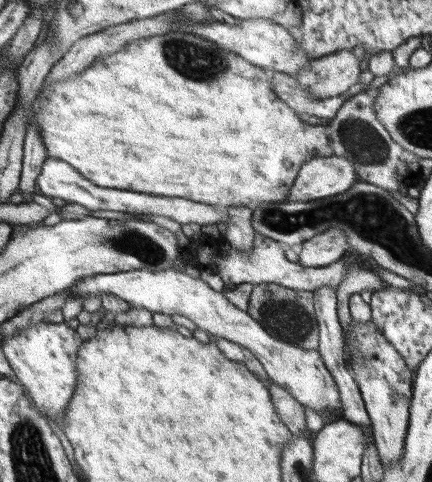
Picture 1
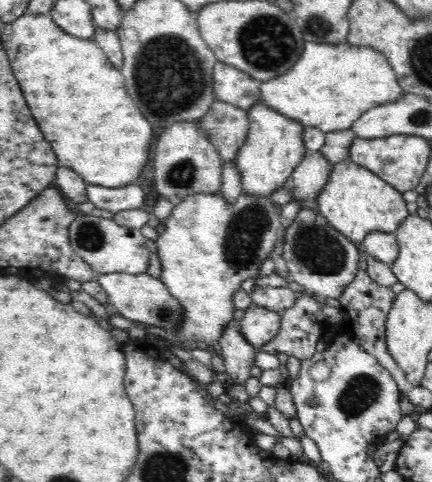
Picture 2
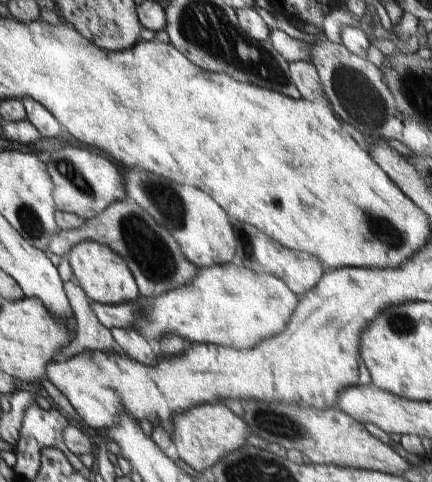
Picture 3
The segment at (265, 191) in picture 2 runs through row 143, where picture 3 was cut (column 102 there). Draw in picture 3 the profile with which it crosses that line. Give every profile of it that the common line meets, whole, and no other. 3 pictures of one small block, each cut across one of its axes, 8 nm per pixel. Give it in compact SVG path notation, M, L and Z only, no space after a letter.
M79 242L69 250L69 254L65 258L69 262L73 282L83 290L87 300L97 302L97 304L119 306L119 304L127 304L127 302L131 304L133 298L139 296L139 290L133 282L133 276L127 270L127 266L107 246L95 244L95 242Z

